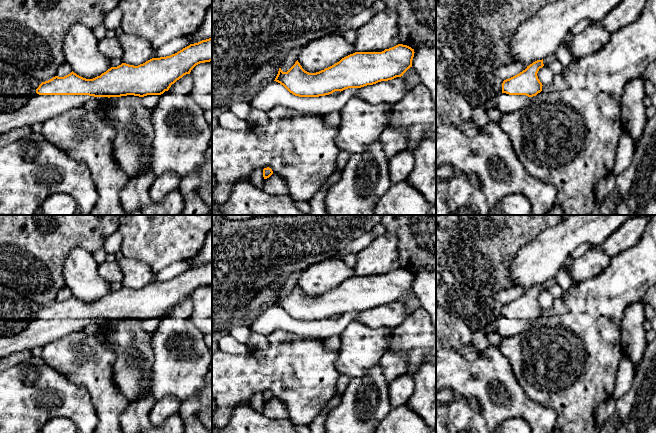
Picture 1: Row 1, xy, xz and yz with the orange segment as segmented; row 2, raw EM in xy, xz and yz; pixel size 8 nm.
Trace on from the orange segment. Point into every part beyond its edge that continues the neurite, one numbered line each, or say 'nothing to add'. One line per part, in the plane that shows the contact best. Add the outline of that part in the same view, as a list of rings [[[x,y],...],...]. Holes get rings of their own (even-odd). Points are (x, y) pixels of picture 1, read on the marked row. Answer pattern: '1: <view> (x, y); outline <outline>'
1: xy (39, 108); outline [[[36,93],[20,109],[0,112],[0,135],[14,129],[44,123],[73,108],[92,102],[104,103],[108,99],[108,97],[89,95],[39,95]]]

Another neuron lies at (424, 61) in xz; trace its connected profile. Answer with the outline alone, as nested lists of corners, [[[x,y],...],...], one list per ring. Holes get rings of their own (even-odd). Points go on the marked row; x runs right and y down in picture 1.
[[[419,46],[414,52],[412,67],[436,104],[436,46]]]

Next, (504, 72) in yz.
[[[514,62],[512,64],[501,66],[492,71],[492,73],[501,78],[503,81],[509,79],[527,68],[526,65],[520,62]]]

